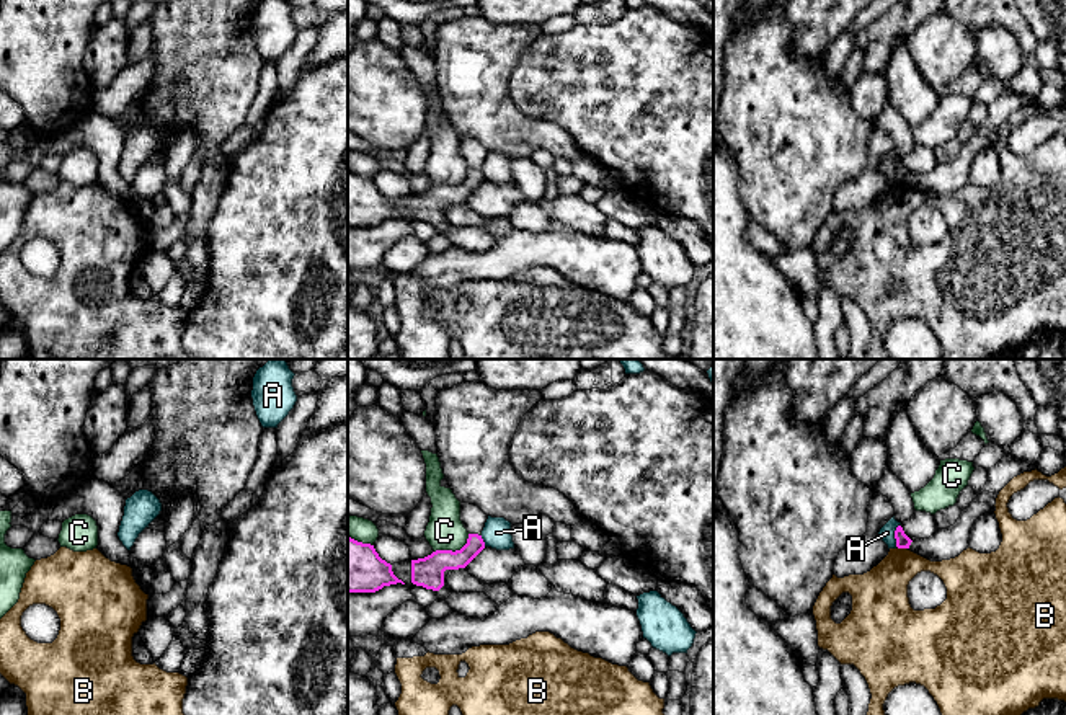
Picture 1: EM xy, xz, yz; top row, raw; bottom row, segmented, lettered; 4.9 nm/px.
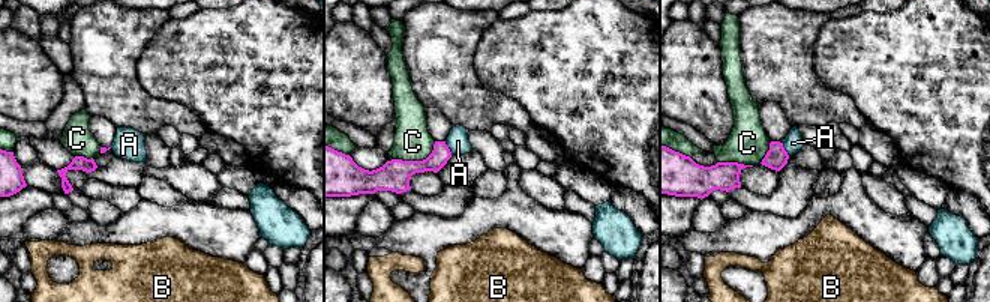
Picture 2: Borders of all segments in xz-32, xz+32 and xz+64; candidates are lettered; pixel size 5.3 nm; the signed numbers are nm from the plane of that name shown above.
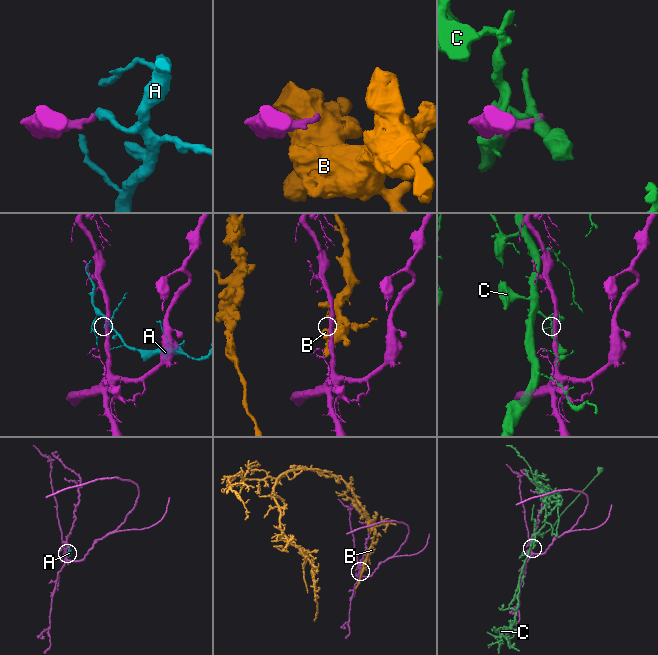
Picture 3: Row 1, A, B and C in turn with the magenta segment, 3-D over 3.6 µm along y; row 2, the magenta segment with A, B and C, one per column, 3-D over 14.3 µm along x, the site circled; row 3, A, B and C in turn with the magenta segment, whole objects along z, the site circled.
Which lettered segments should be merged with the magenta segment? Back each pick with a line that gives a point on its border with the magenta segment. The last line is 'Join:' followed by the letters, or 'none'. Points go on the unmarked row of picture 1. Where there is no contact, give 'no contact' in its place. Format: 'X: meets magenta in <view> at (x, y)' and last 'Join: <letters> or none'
Join: none

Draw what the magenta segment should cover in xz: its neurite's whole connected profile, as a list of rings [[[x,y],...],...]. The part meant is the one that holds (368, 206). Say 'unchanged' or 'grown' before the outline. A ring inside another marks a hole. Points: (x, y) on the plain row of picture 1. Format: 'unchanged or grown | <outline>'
unchanged | [[[348,171],[348,227],[375,227],[397,217],[405,219],[374,180]]]

